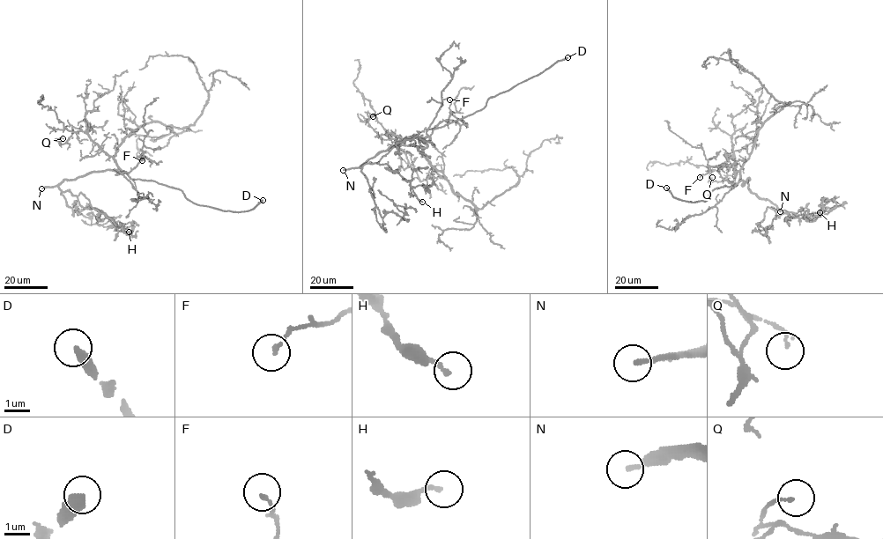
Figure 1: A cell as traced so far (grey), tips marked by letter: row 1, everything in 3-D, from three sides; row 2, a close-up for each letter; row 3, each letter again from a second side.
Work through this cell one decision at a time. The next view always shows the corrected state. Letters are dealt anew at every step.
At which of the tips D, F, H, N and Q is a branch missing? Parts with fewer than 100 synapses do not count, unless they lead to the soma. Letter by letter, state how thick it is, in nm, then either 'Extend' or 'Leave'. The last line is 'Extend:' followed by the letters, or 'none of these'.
D: Thickness 420 nm. Extend
F: Thickness 140 nm. Leave
H: Thickness 160 nm. Leave
N: Thickness 180 nm. Extend
Q: Thickness 90 nm. Leave
Extend: D, N

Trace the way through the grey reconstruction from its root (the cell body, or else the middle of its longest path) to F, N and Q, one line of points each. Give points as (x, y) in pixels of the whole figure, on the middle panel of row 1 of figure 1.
F: (420, 144), (419, 143), (426, 136), (426, 129), (448, 118), (449, 99)
N: (420, 144), (421, 140), (429, 138), (425, 143), (426, 147), (390, 145), (359, 166), (343, 170)
Q: (420, 144), (413, 137), (397, 143), (378, 134), (367, 122), (369, 114), (373, 116)

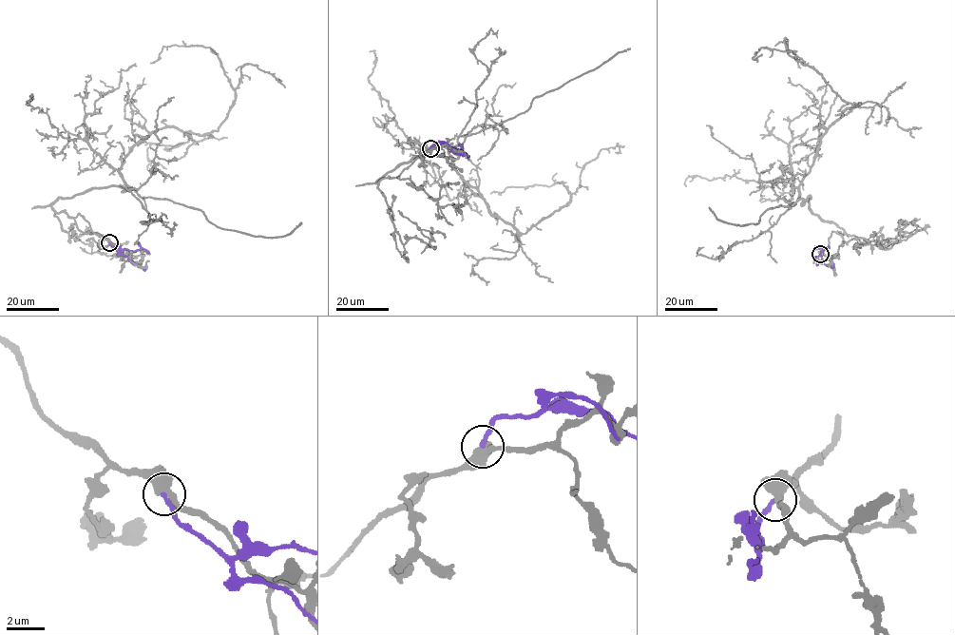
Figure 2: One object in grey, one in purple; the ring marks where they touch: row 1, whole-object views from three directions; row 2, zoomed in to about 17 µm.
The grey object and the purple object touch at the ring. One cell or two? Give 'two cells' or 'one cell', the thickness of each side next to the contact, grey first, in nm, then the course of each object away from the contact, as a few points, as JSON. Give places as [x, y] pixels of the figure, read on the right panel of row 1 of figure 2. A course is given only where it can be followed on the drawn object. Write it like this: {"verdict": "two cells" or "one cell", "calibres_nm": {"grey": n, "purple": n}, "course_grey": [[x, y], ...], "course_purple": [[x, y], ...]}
{"verdict": "two cells", "calibres_nm": {"grey": 500, "purple": 220}, "course_grey": [[820, 254], [843, 229], [798, 199], [799, 184], [859, 103], [785, 38], [800, 67]], "course_purple": [[820, 254], [816, 263], [830, 263], [830, 266]]}

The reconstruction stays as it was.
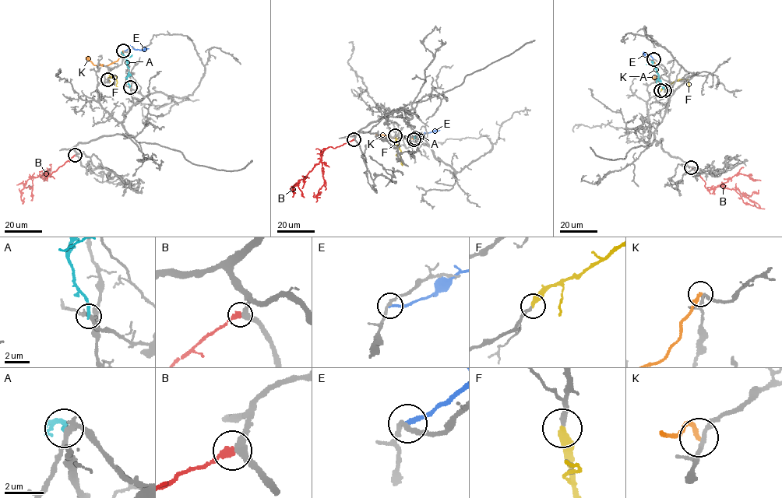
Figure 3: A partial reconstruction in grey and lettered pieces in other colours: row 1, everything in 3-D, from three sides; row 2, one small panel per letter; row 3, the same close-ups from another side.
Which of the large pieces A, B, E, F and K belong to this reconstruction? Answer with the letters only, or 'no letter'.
F

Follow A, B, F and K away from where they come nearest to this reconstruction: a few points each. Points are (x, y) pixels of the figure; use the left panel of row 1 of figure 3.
A: (129, 87), (127, 61), (121, 51)
B: (75, 155), (50, 175), (44, 173), (28, 179), (21, 191), (22, 204)
F: (107, 79), (114, 77), (117, 87)
K: (123, 50), (117, 61), (107, 65), (94, 65), (86, 57)

